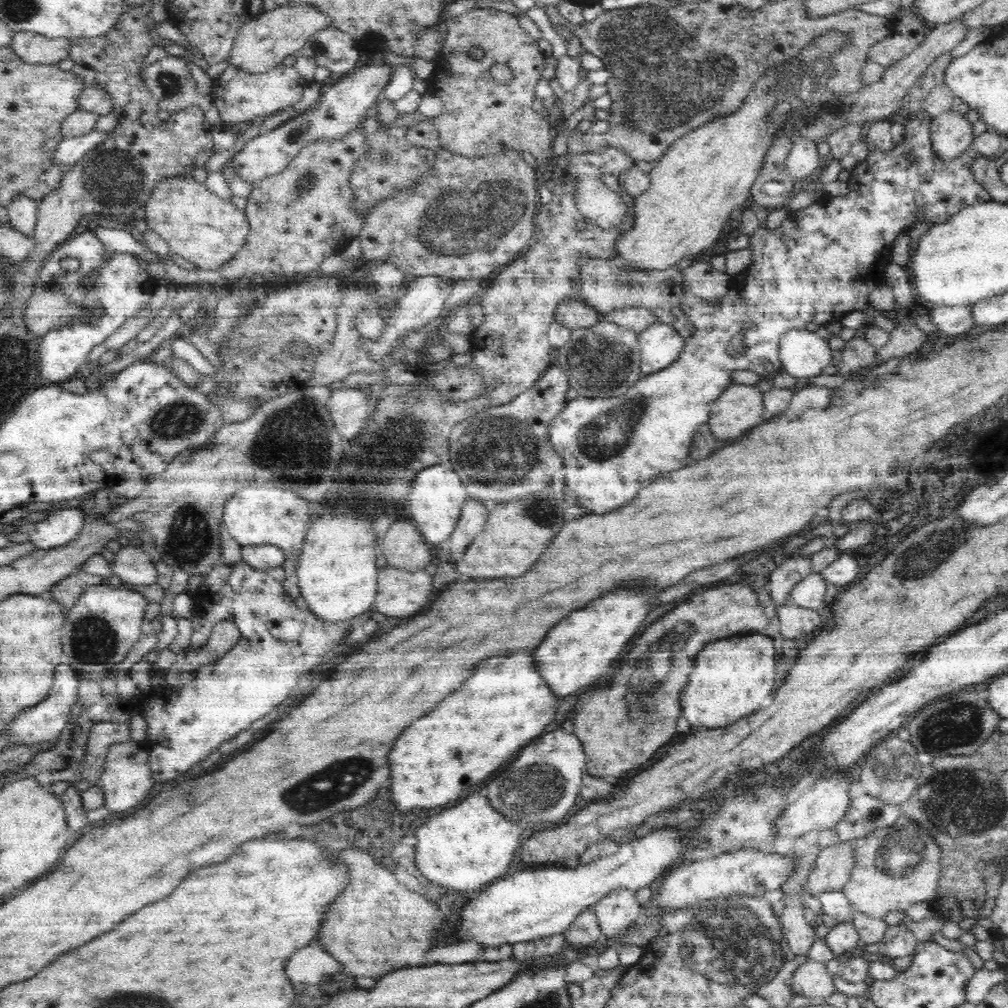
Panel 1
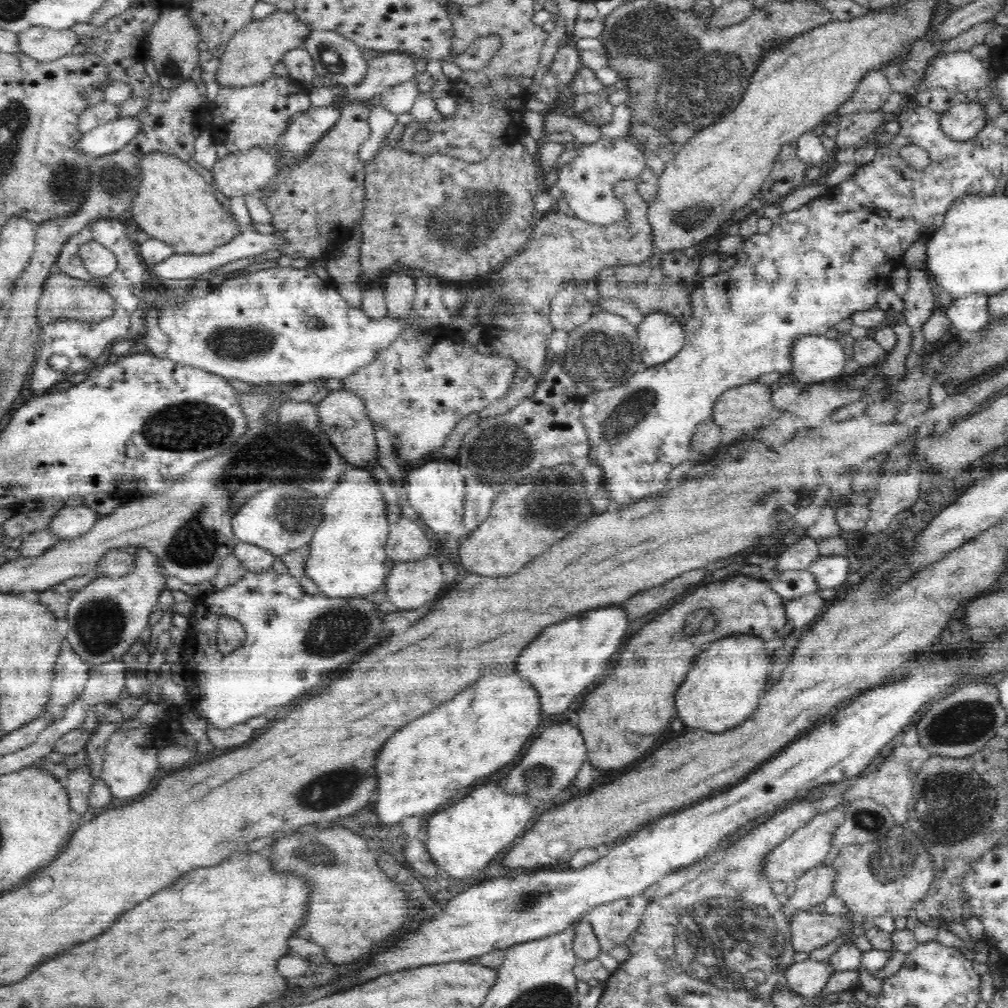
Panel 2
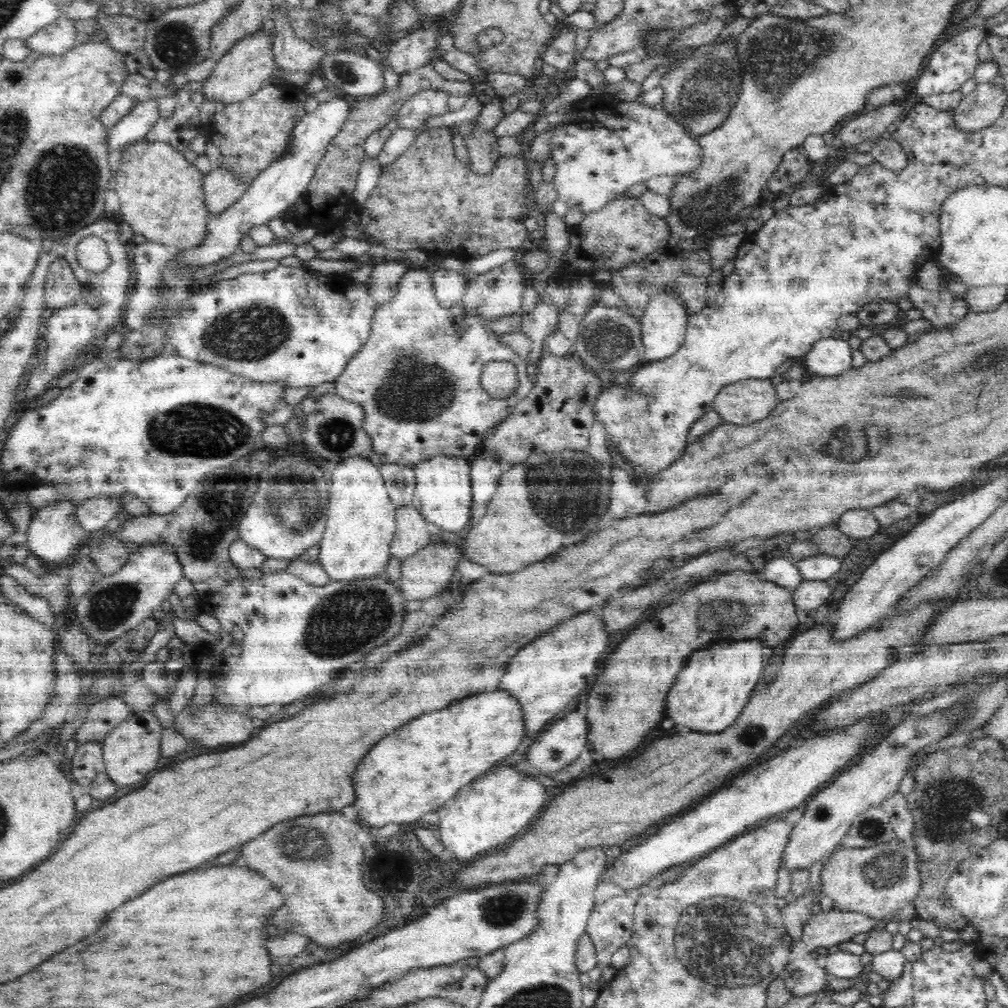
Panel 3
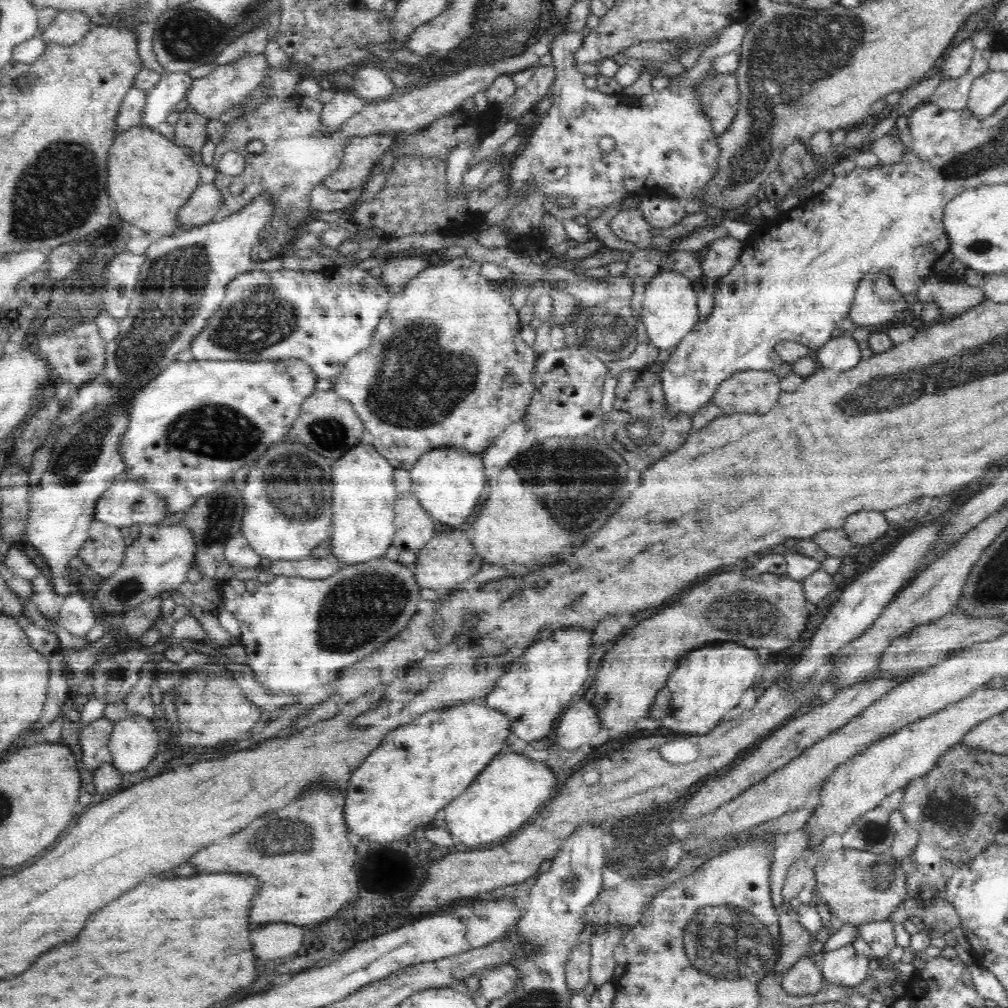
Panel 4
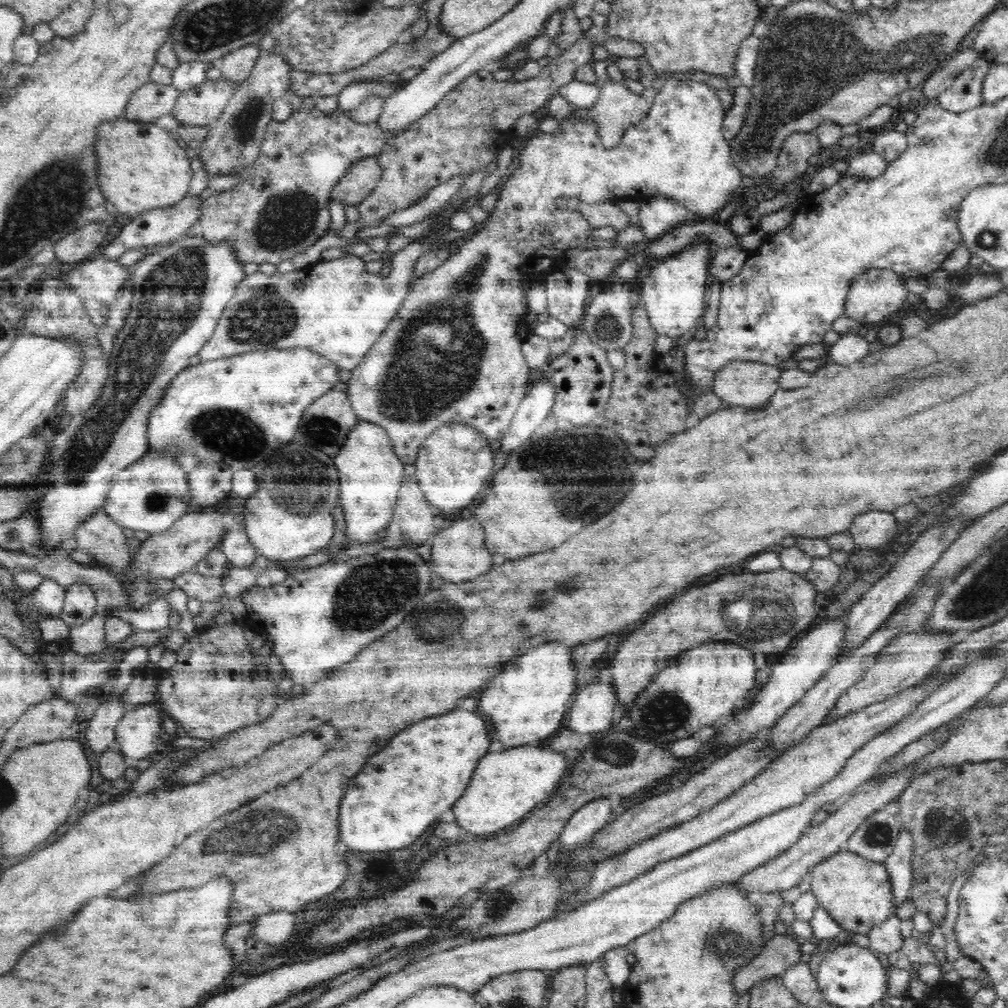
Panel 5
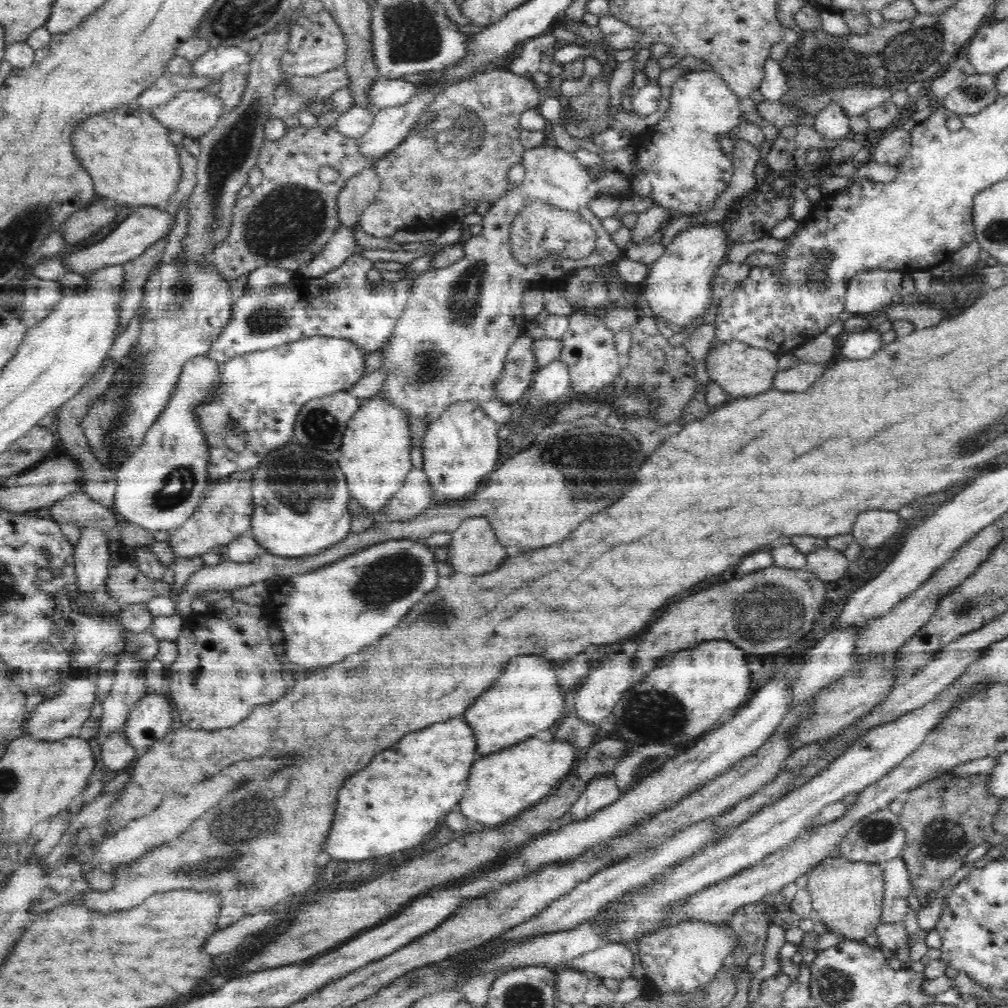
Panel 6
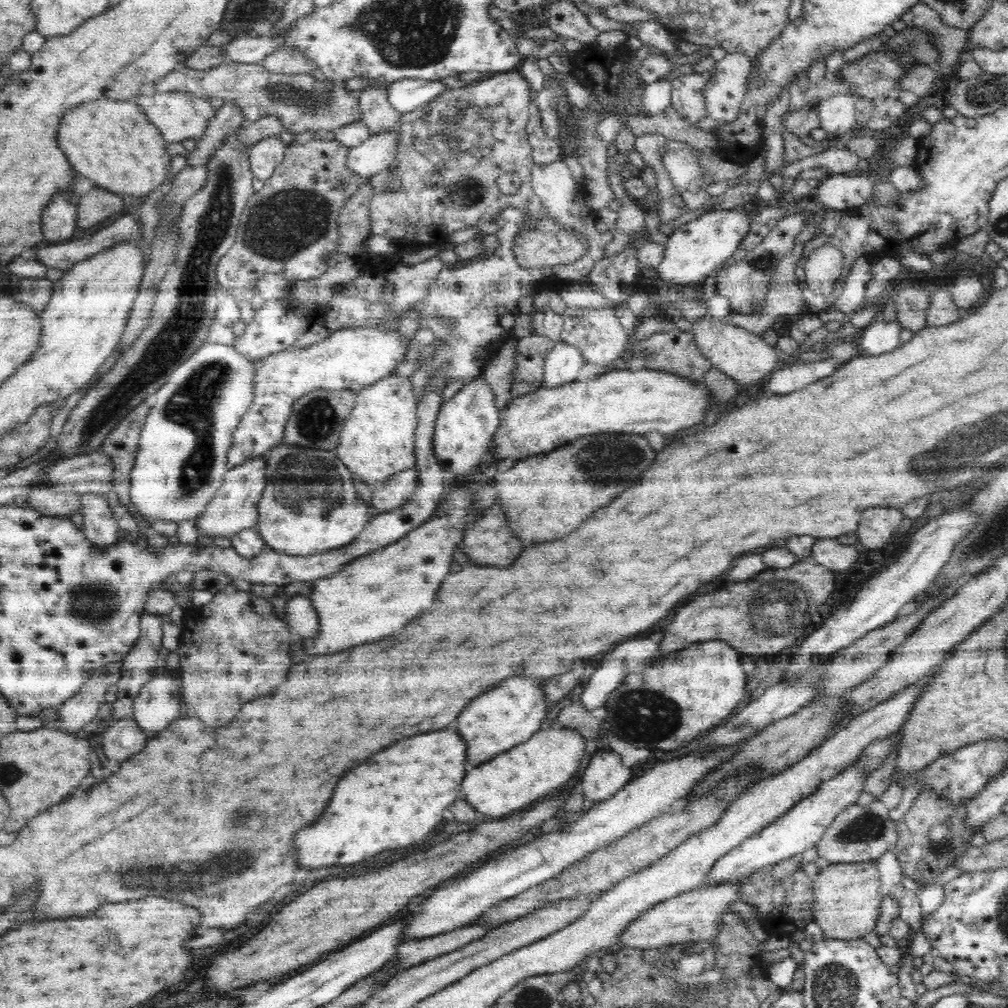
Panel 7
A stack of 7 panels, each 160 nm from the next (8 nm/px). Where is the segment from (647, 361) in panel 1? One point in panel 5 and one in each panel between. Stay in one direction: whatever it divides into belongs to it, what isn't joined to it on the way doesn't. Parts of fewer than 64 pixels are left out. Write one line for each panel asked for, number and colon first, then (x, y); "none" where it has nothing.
2: (660, 336)
3: (663, 325)
4: (670, 309)
5: (673, 295)

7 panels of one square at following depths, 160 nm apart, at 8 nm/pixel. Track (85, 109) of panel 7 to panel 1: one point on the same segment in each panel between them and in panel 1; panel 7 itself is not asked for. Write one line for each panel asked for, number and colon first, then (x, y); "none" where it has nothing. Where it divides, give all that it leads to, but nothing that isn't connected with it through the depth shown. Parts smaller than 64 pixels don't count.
1: (206, 230)
2: (174, 204)
3: (161, 197)
4: (150, 178)
5: (141, 166)
6: (138, 167)

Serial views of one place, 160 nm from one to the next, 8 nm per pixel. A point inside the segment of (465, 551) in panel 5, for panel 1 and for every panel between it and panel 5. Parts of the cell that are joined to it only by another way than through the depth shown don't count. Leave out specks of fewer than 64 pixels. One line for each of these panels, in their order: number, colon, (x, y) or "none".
1: (400, 592)
2: (410, 584)
3: (429, 571)
4: (448, 559)

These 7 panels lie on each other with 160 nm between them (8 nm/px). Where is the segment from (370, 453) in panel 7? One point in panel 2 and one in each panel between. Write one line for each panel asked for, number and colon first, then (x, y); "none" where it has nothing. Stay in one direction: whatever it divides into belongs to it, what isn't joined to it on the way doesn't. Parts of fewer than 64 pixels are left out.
2: (348, 549)
3: (360, 527)
4: (362, 528)
5: (370, 475)
6: (374, 453)

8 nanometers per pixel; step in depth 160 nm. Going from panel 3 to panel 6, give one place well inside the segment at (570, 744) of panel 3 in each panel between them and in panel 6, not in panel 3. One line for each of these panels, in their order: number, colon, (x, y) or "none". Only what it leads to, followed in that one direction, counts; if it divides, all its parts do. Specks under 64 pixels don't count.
4: (579, 723)
5: (592, 711)
6: (595, 698)

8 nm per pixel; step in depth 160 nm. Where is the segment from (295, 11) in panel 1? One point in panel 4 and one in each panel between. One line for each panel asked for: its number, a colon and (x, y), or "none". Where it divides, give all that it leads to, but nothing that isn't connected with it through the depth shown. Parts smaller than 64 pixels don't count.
2: (251, 54)
3: (246, 66)
4: (227, 86)

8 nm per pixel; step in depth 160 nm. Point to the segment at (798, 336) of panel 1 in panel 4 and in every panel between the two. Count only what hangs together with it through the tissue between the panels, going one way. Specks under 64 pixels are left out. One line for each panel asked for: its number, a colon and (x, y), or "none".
2: (814, 359)
3: (831, 356)
4: (840, 354)

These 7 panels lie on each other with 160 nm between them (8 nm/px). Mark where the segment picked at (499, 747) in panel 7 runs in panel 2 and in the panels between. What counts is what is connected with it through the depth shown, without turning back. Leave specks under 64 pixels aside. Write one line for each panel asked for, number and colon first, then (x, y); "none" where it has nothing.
2: (568, 658)
3: (546, 675)
4: (537, 687)
5: (527, 701)
6: (527, 698)

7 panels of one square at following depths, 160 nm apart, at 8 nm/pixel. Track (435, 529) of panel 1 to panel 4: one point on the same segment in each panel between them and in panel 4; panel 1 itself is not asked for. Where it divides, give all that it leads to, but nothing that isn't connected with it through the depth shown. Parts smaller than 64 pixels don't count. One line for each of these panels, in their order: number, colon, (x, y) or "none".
2: (435, 488)
3: (442, 495)
4: (448, 483)

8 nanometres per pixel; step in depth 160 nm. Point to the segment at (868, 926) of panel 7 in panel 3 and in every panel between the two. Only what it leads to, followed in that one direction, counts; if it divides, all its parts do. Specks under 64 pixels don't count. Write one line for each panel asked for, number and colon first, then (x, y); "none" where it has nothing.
3: (880, 881)
4: (859, 887)
5: (857, 892)
6: (847, 896)

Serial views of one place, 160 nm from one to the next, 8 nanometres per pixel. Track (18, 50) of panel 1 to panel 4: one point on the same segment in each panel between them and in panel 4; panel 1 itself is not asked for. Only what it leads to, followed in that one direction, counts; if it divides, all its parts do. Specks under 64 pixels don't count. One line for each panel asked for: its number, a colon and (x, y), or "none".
2: (42, 43)
3: (59, 37)
4: (68, 27)

